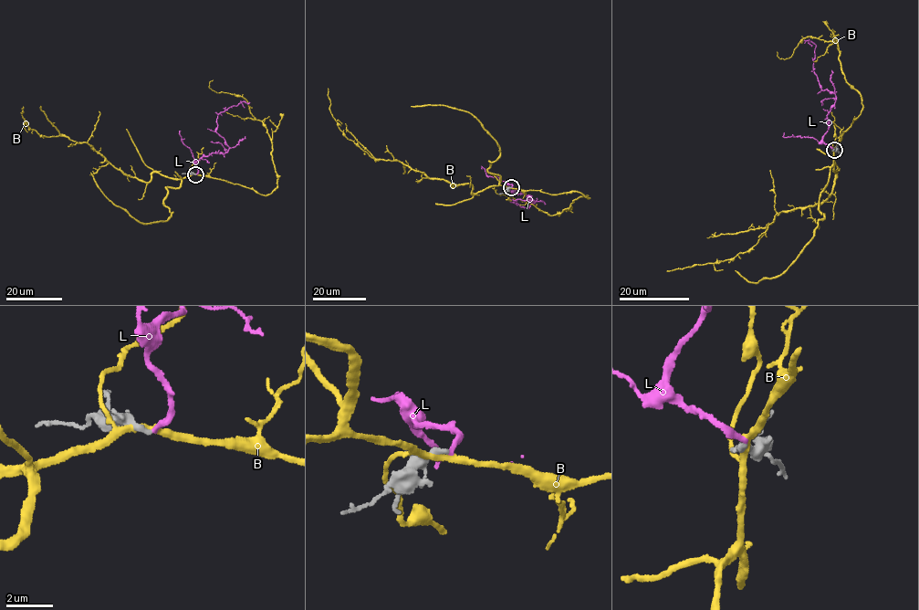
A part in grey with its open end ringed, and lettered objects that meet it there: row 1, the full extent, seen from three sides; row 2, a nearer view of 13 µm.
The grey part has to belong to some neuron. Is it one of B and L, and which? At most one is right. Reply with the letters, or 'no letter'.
no letter

